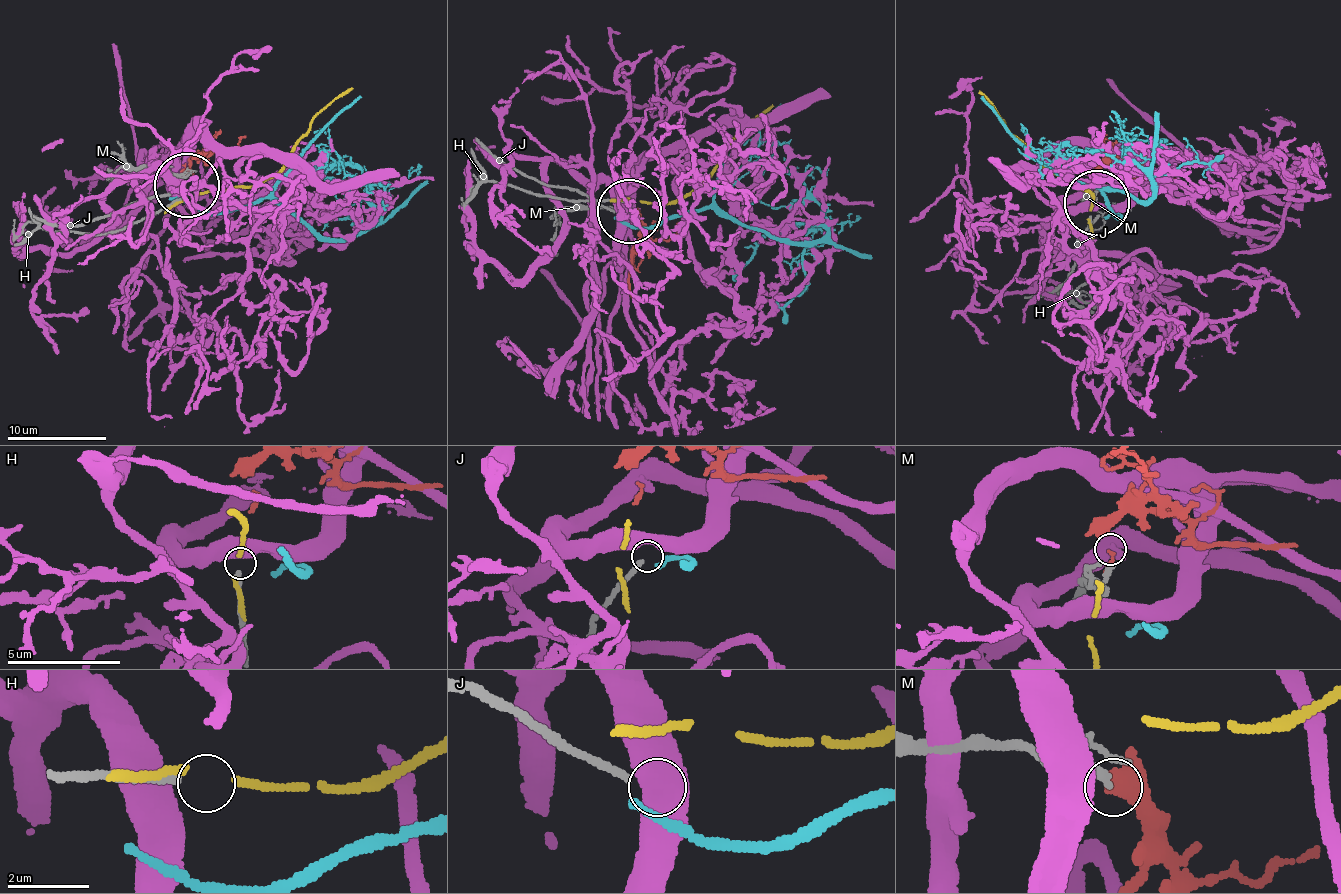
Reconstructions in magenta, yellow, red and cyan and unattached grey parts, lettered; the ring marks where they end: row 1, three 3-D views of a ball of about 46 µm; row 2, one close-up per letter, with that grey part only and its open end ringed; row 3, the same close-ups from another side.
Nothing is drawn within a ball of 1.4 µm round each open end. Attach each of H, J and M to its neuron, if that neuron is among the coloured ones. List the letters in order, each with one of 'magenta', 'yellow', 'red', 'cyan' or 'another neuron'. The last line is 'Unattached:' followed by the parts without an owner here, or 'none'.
H: another neuron
J: another neuron
M: another neuron
Unattached: H, J, M

